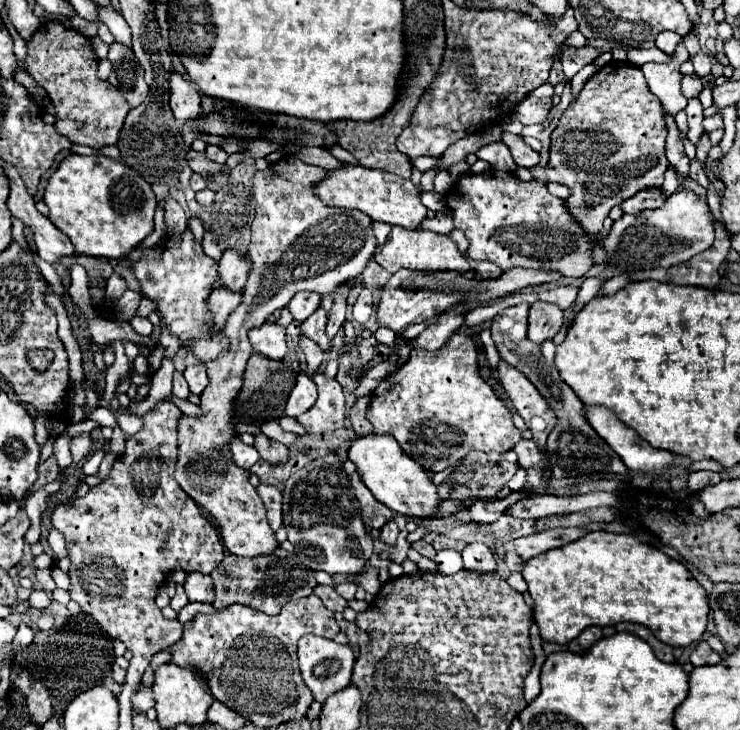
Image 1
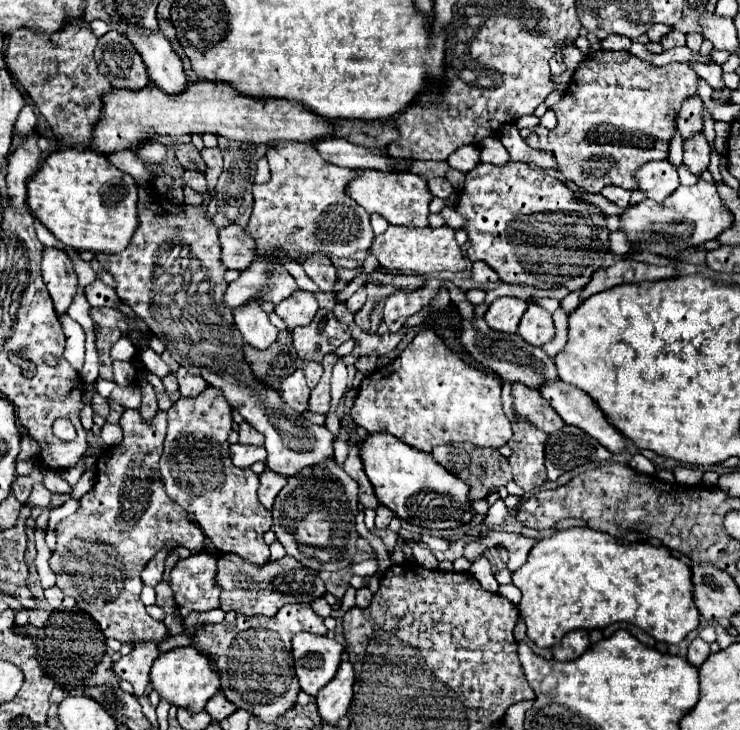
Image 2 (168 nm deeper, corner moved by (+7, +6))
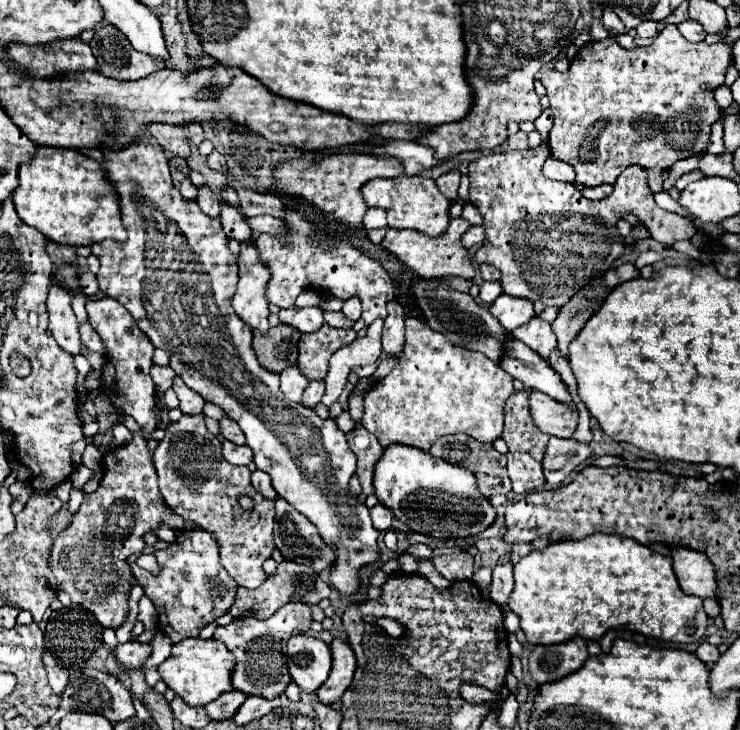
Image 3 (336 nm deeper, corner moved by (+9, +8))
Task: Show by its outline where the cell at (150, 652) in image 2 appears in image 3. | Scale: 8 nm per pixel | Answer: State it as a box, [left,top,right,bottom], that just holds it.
[138,596,158,630]

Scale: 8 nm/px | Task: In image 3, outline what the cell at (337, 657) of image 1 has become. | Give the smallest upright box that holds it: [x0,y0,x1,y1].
[288,634,330,692]

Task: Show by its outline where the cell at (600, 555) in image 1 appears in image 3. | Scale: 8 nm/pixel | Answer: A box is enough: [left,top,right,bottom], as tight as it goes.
[506,532,708,644]

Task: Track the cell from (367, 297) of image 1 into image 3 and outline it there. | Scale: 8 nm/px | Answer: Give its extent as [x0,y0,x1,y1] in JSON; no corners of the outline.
[342,296,362,320]

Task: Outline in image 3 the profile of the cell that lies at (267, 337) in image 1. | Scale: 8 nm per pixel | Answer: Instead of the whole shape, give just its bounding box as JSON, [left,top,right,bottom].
[232,238,270,334]

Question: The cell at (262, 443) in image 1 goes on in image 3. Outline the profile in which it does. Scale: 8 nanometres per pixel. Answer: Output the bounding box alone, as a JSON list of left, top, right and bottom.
[220,418,246,444]

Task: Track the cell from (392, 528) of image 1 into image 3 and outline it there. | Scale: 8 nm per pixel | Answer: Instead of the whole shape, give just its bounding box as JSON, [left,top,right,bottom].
[370,502,392,532]

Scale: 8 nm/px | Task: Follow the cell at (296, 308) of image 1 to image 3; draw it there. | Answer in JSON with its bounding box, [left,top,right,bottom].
[278,306,324,332]

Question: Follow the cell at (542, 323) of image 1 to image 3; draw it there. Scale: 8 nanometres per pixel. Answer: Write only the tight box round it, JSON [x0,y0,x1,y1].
[512,316,556,358]

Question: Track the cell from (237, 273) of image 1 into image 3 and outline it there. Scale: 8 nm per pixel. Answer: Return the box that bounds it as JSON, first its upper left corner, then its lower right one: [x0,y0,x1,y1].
[220,206,252,244]

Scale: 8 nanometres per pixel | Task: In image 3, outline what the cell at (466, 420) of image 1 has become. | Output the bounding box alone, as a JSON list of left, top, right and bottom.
[362,318,512,450]

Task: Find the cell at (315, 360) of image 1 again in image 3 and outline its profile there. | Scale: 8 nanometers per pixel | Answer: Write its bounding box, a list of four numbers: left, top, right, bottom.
[302,380,324,408]

